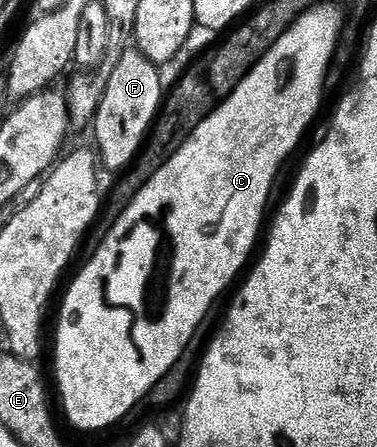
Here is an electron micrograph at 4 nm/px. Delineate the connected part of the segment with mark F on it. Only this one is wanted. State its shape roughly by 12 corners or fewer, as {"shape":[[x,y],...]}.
{"shape":[[136,48],[120,56],[92,123],[100,162],[138,157],[164,97]]}

